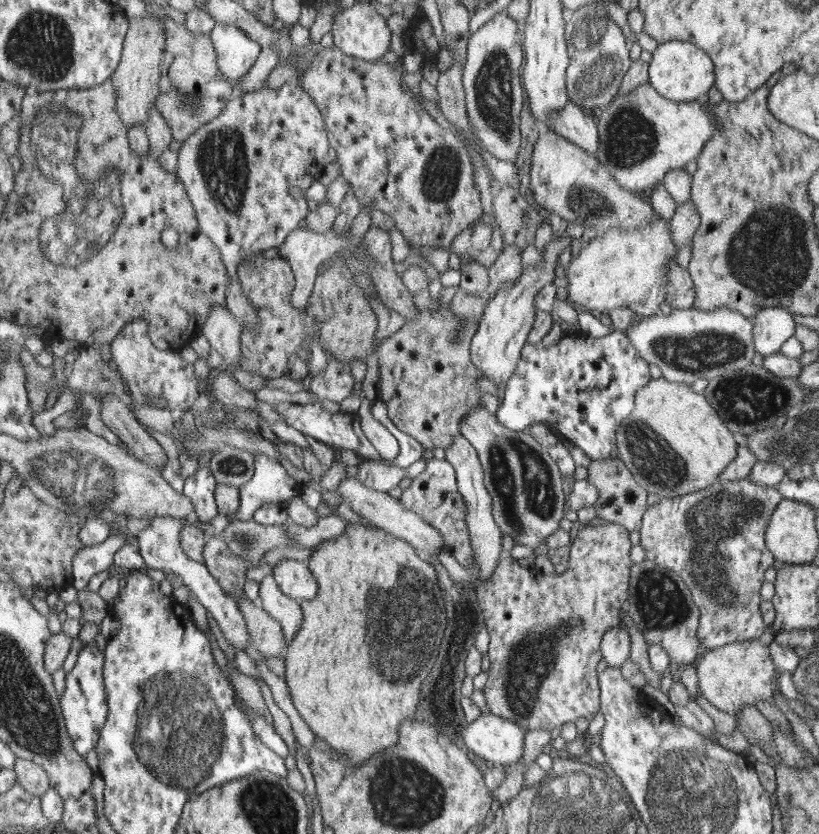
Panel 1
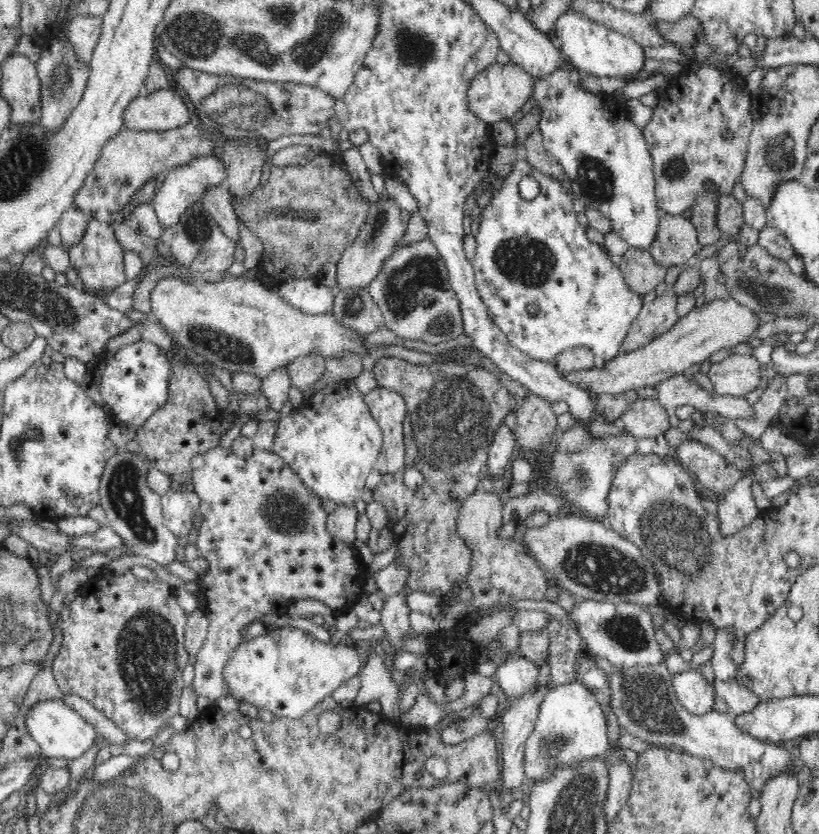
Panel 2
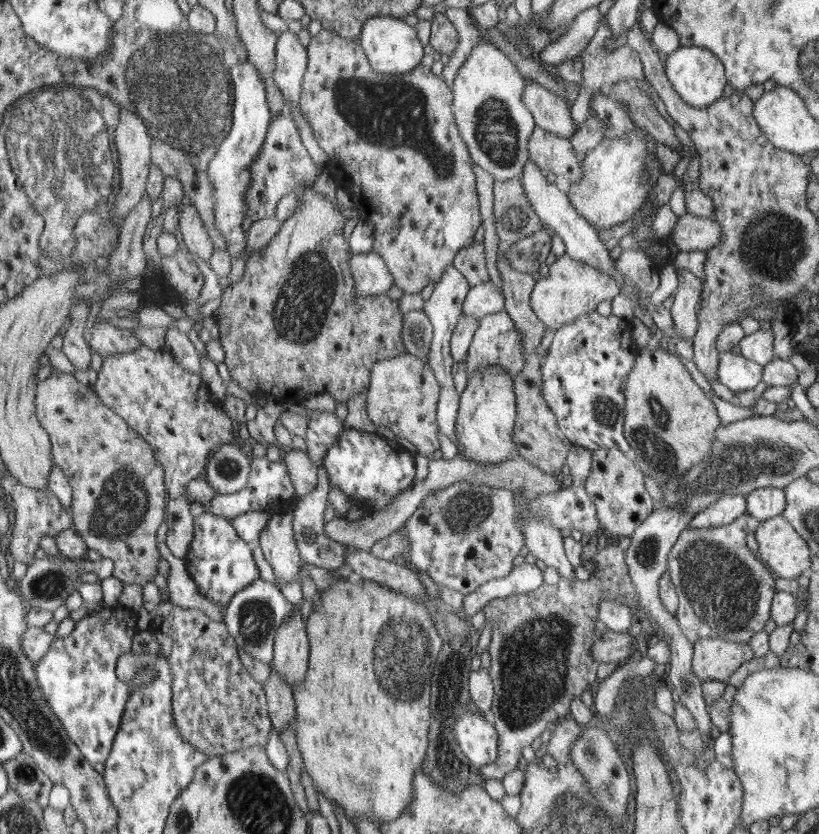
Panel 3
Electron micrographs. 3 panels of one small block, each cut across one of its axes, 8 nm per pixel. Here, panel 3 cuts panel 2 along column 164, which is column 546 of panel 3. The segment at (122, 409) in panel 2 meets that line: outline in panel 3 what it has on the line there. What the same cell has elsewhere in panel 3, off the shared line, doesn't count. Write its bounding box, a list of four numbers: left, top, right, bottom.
[543,311,634,453]

